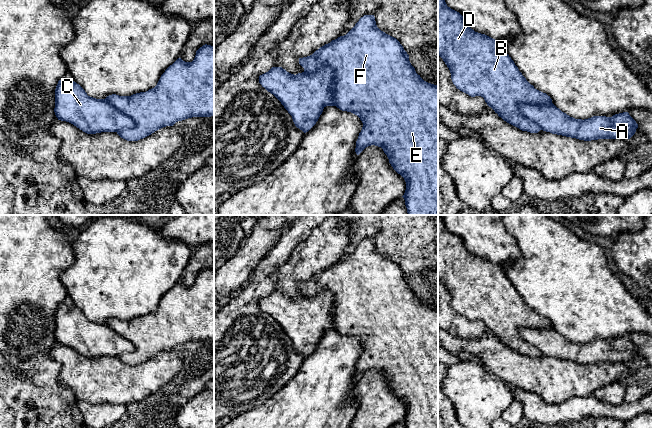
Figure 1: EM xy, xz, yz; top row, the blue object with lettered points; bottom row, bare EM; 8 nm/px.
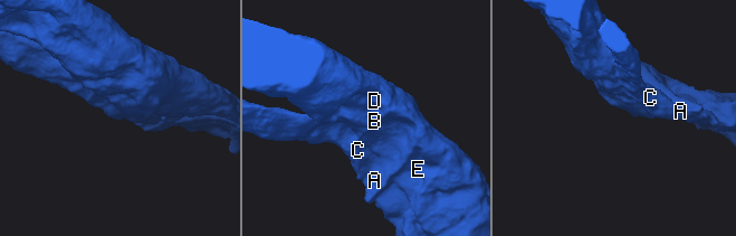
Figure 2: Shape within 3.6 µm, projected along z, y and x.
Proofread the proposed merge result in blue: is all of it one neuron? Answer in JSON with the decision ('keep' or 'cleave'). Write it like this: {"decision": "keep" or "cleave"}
{"decision": "cleave"}

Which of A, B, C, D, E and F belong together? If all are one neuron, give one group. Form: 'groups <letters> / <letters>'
groups A C / B D E F

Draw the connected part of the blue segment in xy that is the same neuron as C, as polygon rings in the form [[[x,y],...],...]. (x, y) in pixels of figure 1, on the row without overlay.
[[[58,305],[54,336],[58,344],[69,346],[87,358],[118,356],[135,349],[132,342],[105,323],[88,320],[74,305]]]

